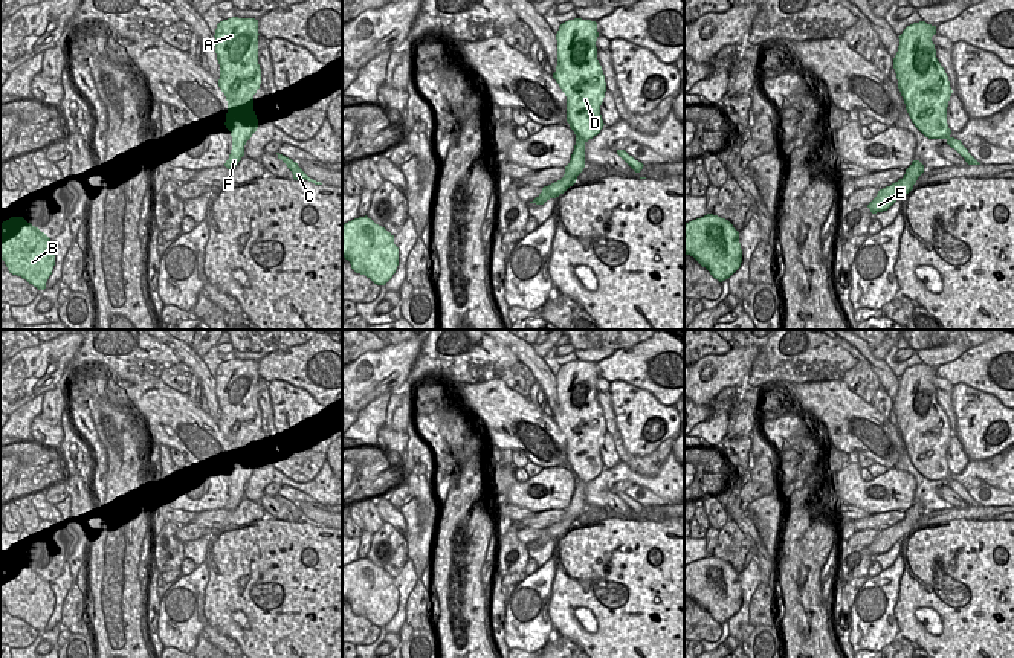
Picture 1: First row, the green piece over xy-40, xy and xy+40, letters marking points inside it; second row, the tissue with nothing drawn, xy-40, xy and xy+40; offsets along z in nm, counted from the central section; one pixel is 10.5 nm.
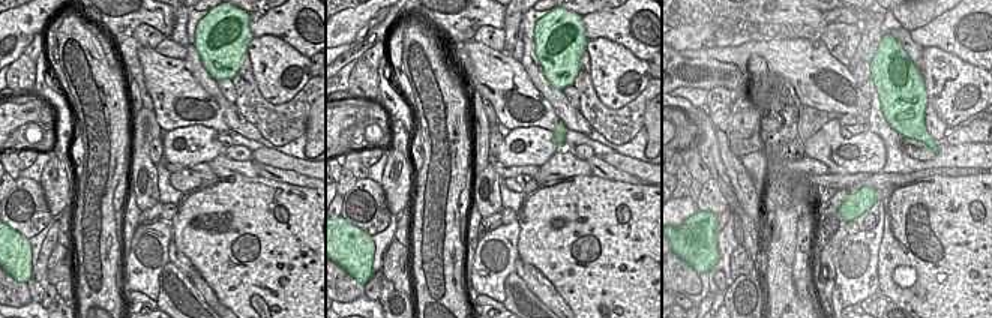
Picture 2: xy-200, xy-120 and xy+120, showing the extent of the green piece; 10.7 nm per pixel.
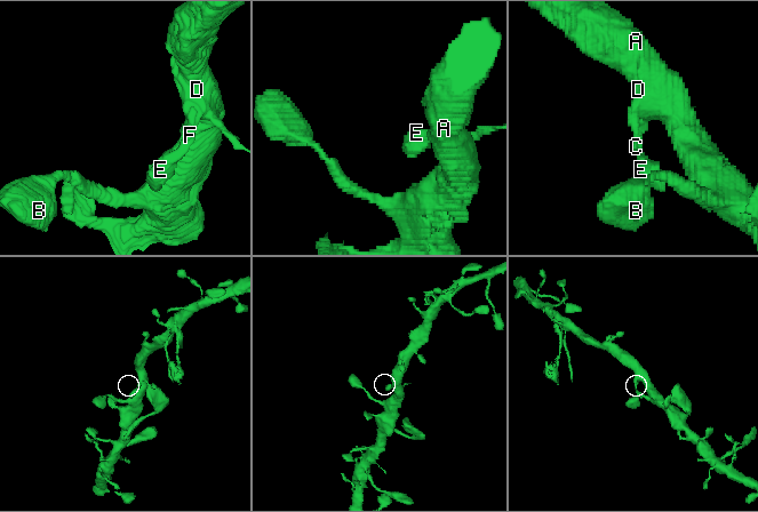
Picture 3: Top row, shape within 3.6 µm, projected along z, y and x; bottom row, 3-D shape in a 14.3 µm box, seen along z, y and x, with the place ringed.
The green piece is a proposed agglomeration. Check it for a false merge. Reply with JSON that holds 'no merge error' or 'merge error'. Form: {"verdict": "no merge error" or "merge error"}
{"verdict": "no merge error"}

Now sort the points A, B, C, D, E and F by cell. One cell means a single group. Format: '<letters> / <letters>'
A B C D E F

